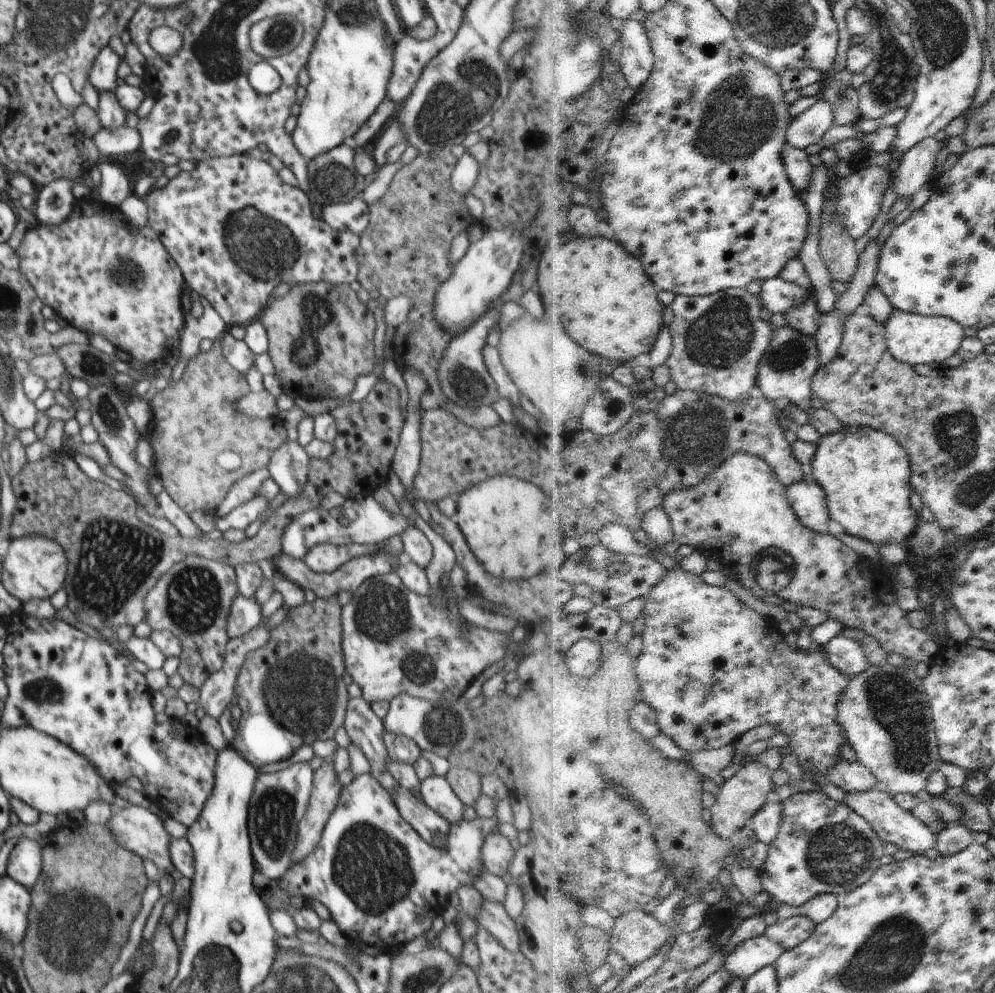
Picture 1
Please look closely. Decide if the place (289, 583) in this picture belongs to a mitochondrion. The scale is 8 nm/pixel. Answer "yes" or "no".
no

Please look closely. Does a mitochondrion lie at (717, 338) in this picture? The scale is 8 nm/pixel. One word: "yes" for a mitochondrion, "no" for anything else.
yes

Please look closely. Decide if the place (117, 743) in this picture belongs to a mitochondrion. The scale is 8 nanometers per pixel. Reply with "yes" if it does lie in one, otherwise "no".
no

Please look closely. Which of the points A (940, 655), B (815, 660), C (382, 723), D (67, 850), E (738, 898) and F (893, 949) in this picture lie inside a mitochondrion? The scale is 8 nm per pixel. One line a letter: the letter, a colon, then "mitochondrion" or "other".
A: other
B: other
C: other
D: other
E: other
F: mitochondrion

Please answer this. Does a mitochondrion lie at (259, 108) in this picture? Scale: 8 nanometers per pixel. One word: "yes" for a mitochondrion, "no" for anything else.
no

